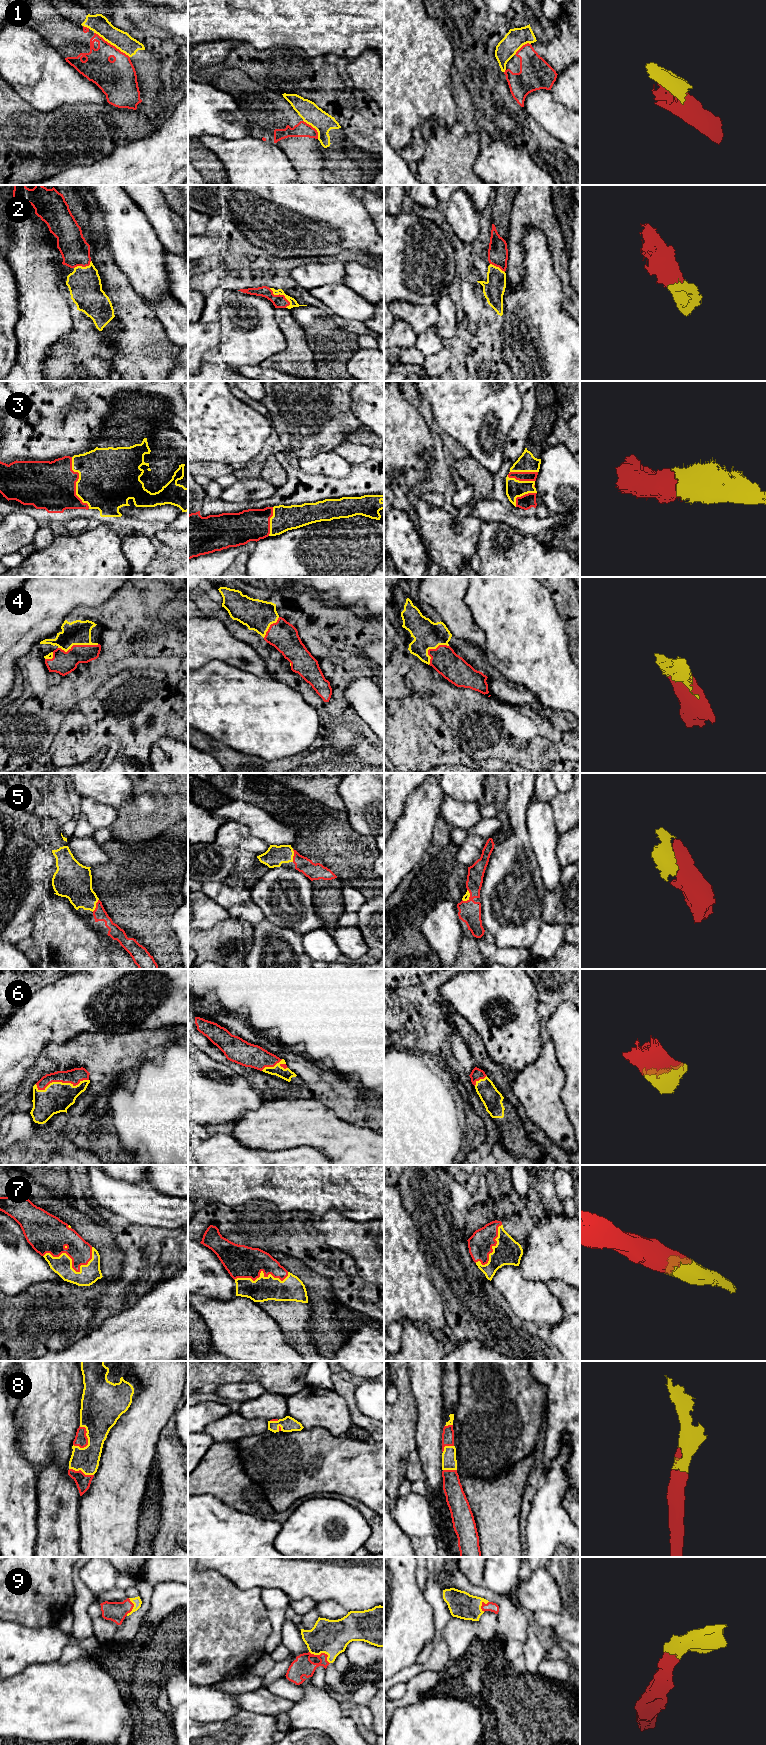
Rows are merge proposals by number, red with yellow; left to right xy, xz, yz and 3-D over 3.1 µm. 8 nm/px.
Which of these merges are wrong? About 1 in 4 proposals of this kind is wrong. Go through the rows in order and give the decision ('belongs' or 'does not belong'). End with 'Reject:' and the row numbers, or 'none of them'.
1: does not belong
2: belongs
3: belongs
4: belongs
5: belongs
6: belongs
7: belongs
8: belongs
9: belongs
Reject: 1

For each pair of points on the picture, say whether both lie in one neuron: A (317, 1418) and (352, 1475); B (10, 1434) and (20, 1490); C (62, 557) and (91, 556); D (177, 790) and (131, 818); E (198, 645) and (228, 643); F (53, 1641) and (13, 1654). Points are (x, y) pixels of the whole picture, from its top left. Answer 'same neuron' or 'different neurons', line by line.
A: different neurons
B: same neuron
C: same neuron
D: same neuron
E: same neuron
F: same neuron

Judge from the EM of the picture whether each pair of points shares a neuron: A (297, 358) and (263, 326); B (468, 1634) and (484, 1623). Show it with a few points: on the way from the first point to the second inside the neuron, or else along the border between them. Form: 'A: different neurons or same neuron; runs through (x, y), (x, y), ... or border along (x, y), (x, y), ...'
A: different neurons; border along (278, 325), (285, 339), (285, 347), (265, 360)
B: different neurons; border along (478, 1621), (476, 1636)

